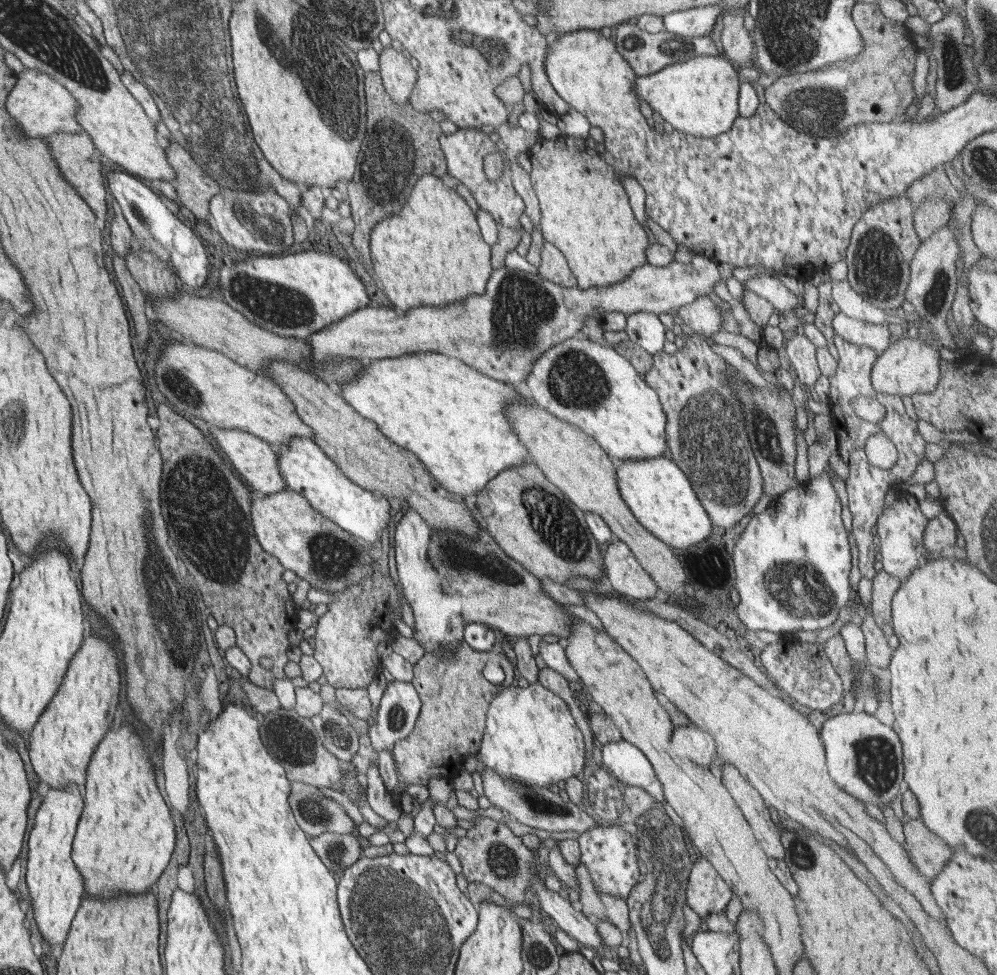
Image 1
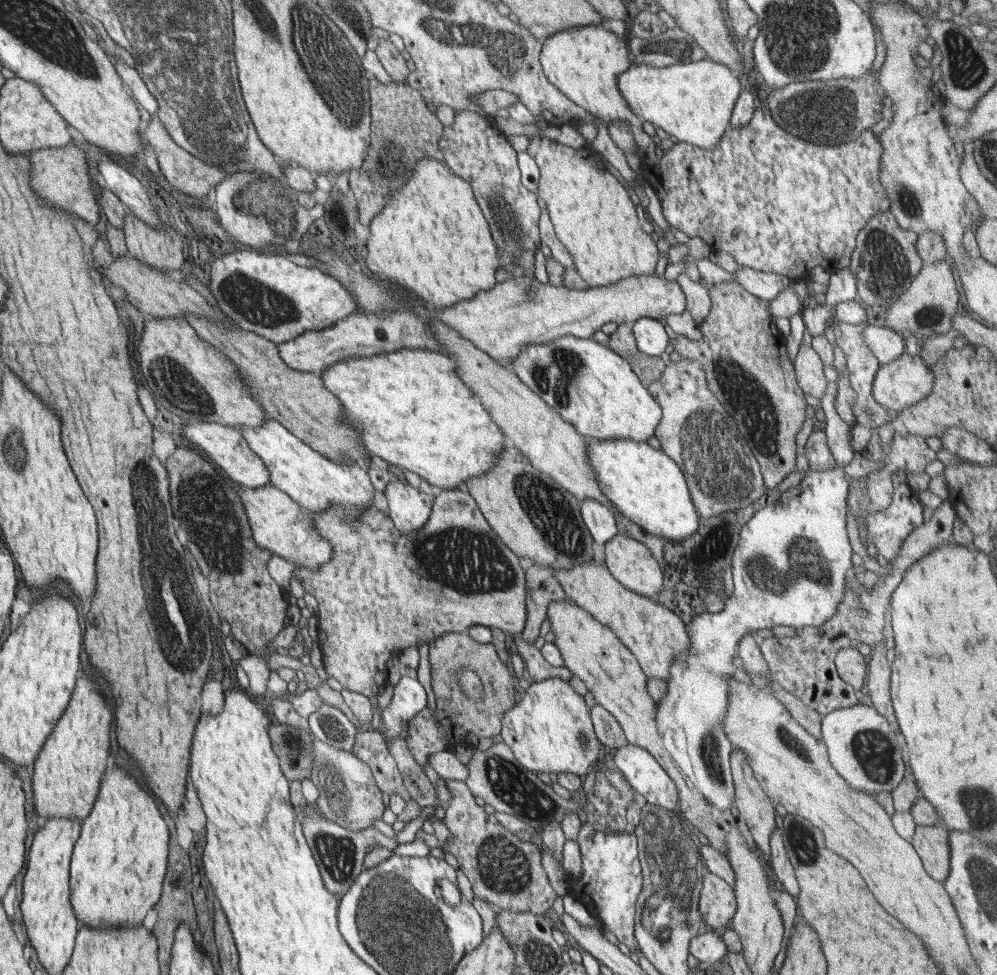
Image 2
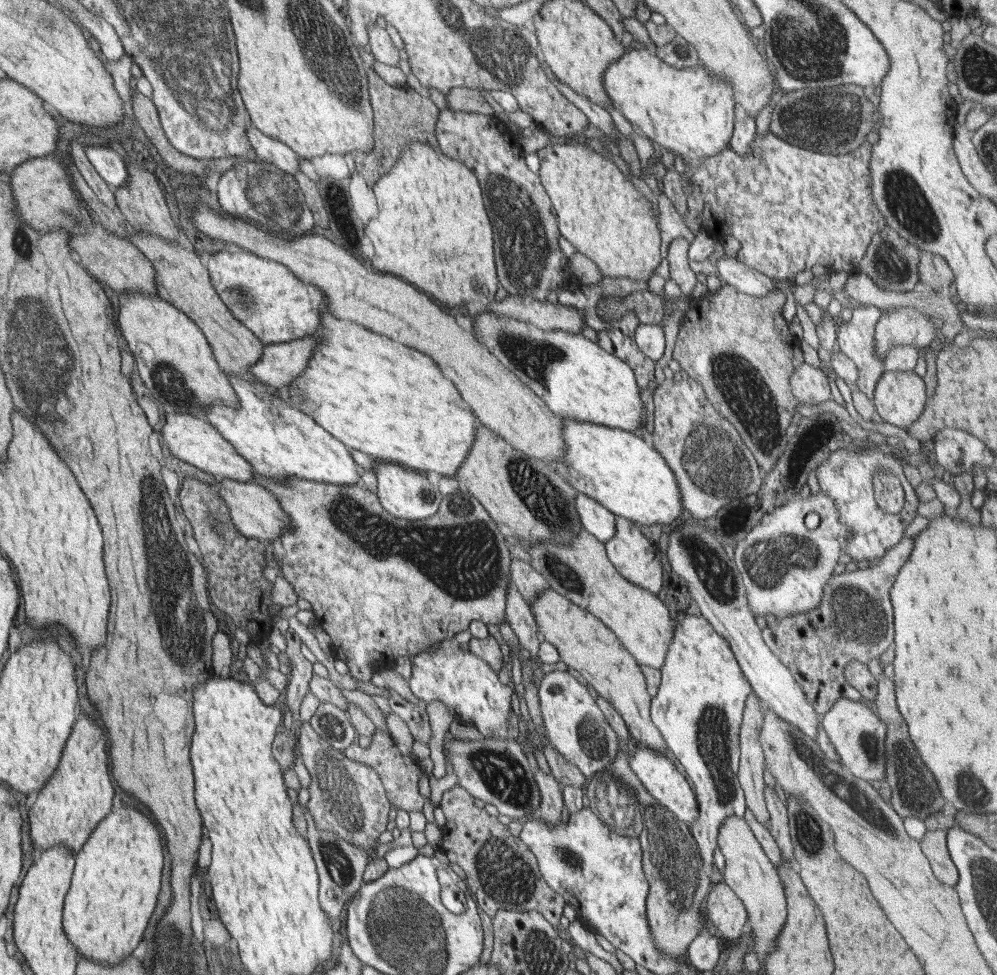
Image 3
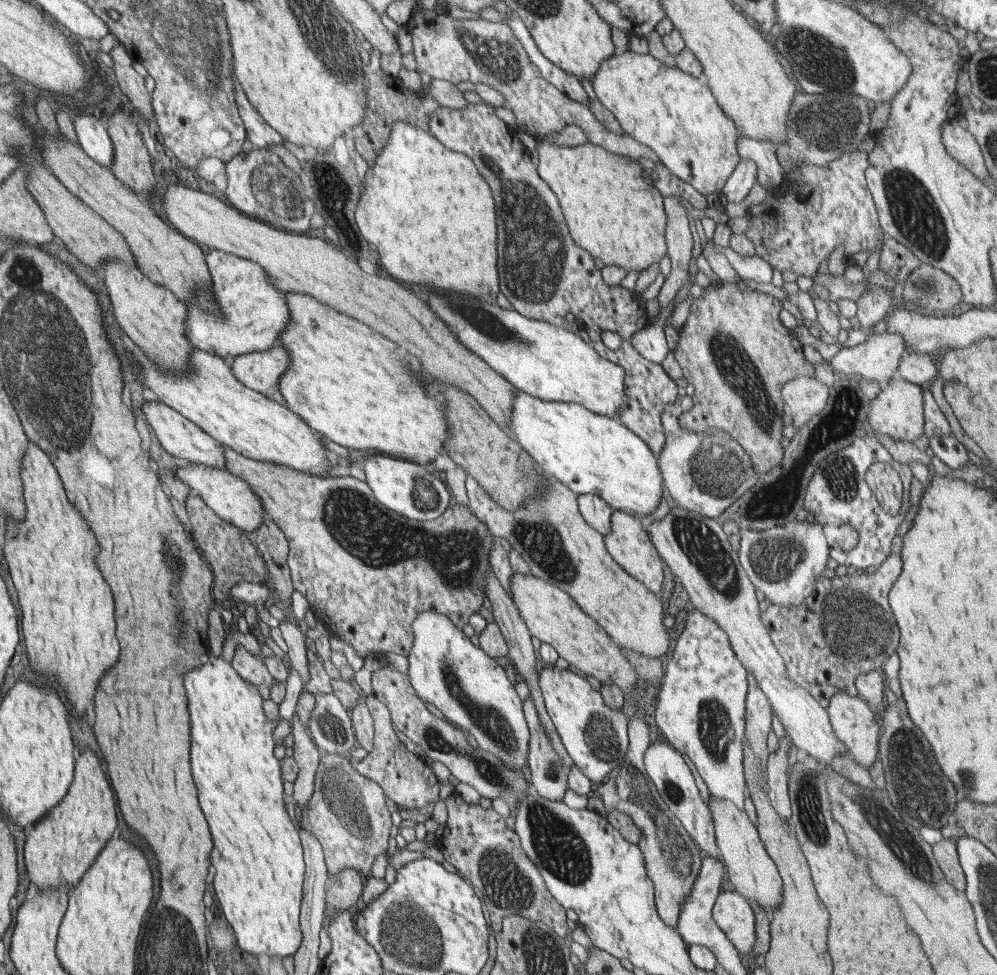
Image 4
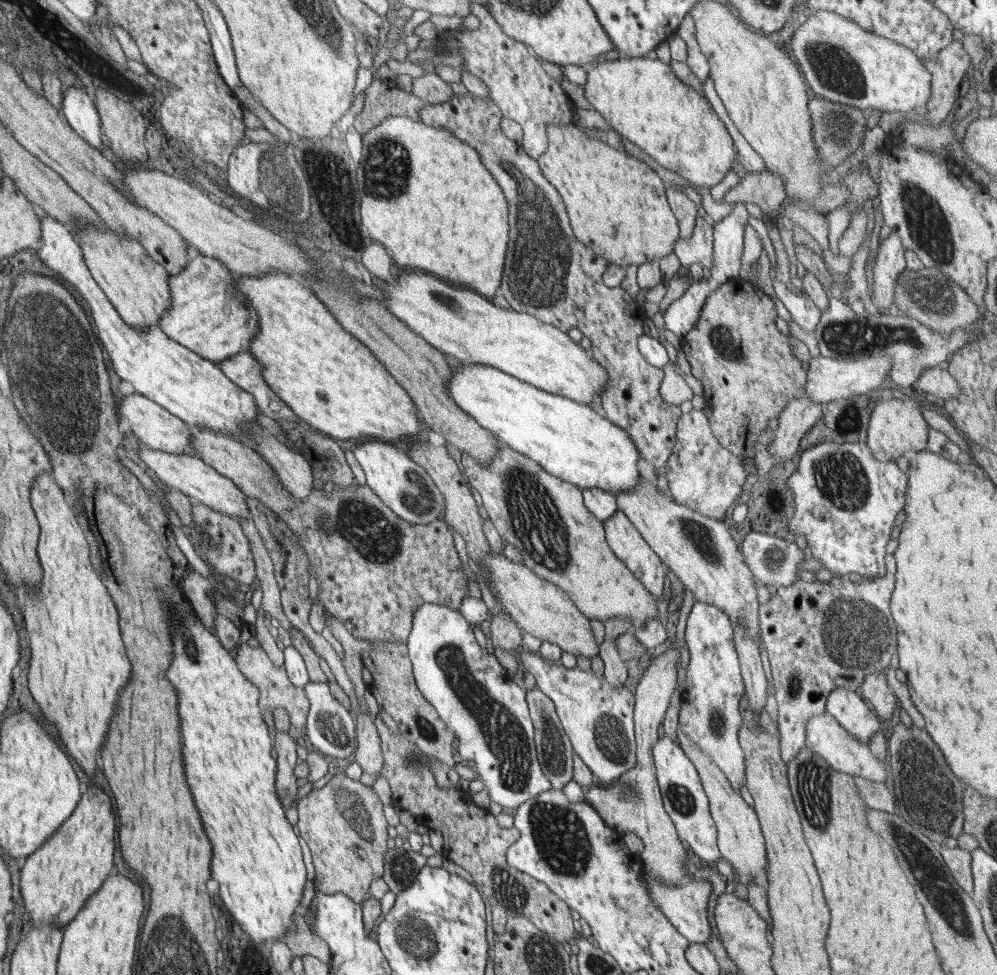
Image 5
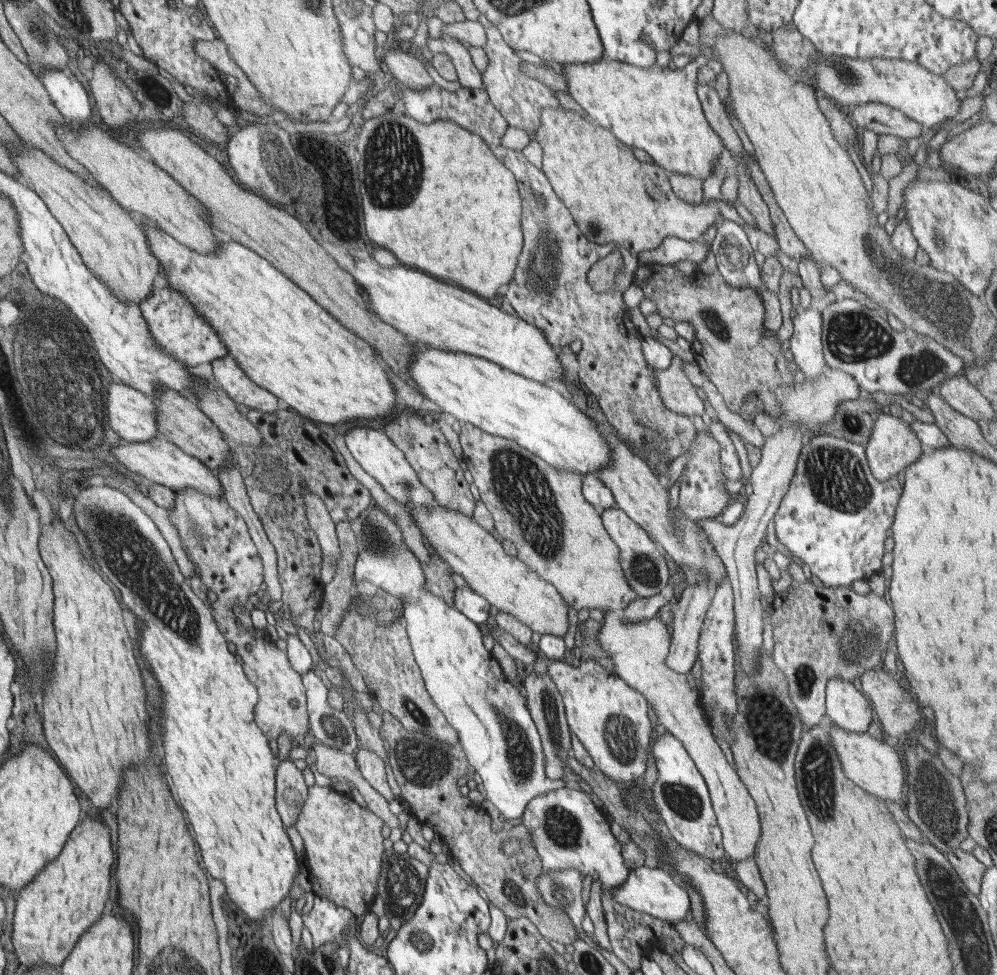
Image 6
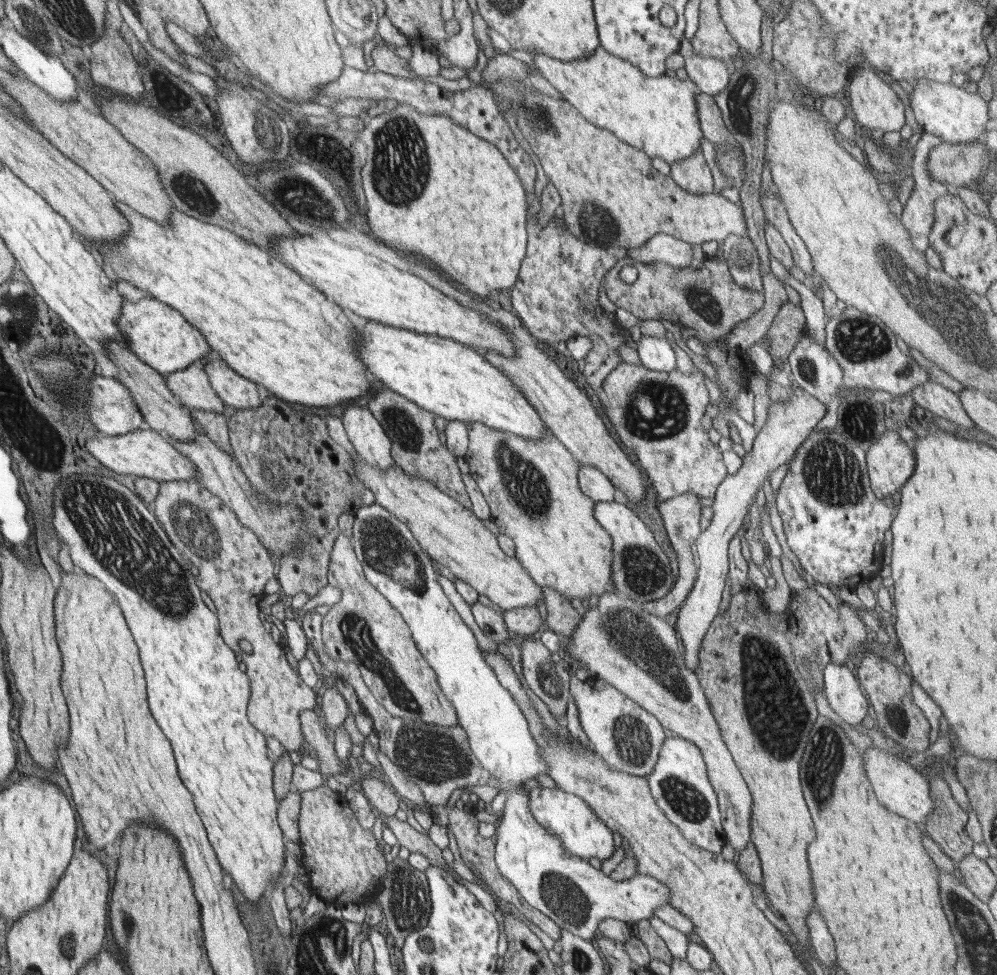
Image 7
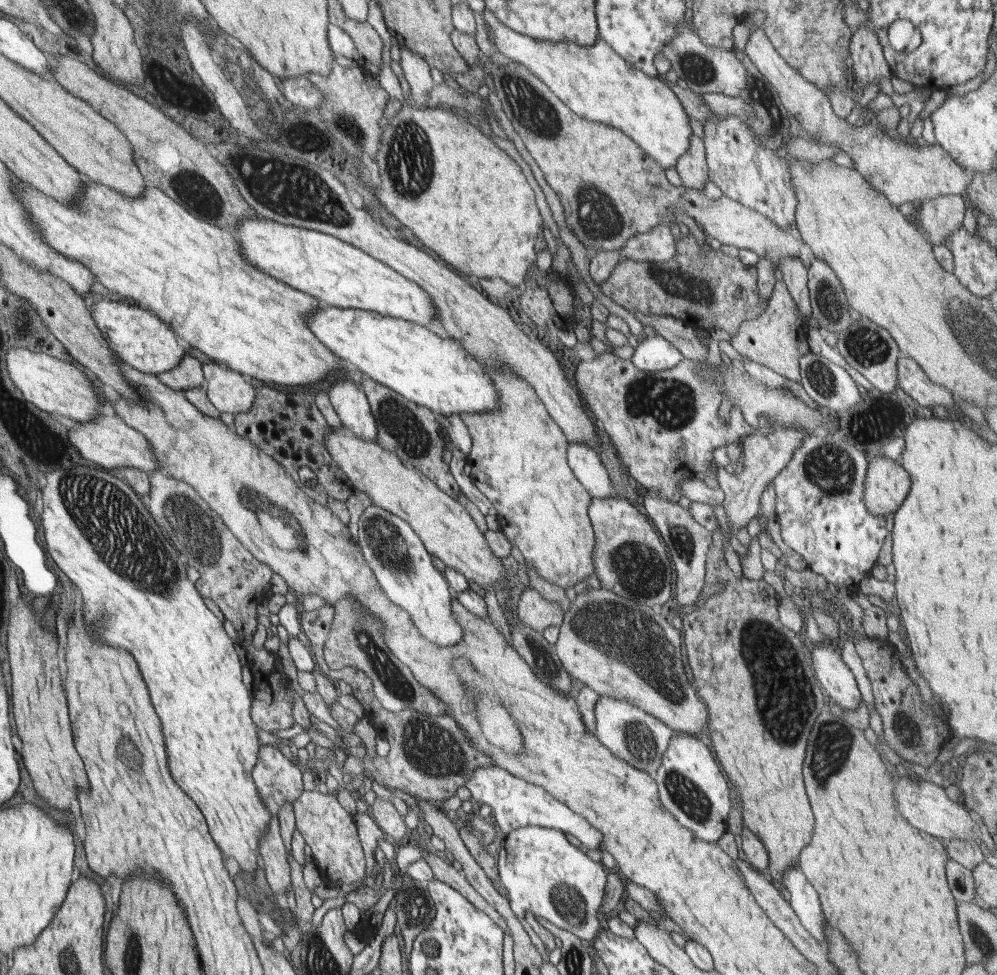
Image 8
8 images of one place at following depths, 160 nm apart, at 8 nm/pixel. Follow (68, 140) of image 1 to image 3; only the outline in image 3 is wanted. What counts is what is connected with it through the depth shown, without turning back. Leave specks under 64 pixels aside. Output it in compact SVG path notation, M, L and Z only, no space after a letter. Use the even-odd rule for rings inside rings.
M51 154L41 158L30 159L18 165L11 173L11 186L14 189L15 202L18 202L20 219L40 234L57 229L71 231L76 225L84 223L84 215L80 215L80 202L74 196L74 190L68 182L68 176L60 162Z

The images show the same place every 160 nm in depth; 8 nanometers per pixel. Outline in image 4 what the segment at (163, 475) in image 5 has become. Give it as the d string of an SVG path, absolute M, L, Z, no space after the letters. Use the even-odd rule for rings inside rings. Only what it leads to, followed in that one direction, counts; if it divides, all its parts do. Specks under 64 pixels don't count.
M192 463L190 466L178 466L175 470L172 470L171 477L177 482L188 484L192 493L200 495L200 498L217 515L220 515L220 518L232 522L238 529L254 534L254 530L258 529L264 522L266 512L262 498L255 494L250 483L232 475L228 470Z

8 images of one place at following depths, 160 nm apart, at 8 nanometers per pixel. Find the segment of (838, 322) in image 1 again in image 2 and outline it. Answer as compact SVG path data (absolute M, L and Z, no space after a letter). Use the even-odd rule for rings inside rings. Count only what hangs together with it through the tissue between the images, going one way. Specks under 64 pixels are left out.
M870 325L863 330L863 339L881 365L896 361L906 351L905 335L884 327Z

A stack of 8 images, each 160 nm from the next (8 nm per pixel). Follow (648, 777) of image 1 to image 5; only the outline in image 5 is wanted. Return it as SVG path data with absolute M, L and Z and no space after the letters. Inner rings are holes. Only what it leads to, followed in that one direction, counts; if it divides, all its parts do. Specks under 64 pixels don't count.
M667 734L657 740L653 746L653 759L656 767L657 781L663 798L663 807L672 819L678 837L686 848L698 859L713 862L721 858L717 845L717 826L709 809L699 772L693 762L686 756L679 744Z

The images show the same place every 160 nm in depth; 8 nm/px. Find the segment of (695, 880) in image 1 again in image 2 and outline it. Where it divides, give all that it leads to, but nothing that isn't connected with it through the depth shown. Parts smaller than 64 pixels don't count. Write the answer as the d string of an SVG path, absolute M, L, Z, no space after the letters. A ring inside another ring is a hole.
M710 871L704 875L699 898L702 922L712 931L722 932L735 917L737 900L733 888Z

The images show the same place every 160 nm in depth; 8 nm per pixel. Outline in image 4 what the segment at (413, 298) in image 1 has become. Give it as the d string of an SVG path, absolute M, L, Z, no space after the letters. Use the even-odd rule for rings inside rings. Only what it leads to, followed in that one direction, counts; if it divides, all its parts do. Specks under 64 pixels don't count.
M396 122L389 137L388 144L376 156L374 166L366 172L366 186L356 207L356 226L361 236L376 246L378 267L383 266L396 280L472 294L478 300L496 304L500 291L498 233L490 185L472 159L446 149L431 131L408 122Z

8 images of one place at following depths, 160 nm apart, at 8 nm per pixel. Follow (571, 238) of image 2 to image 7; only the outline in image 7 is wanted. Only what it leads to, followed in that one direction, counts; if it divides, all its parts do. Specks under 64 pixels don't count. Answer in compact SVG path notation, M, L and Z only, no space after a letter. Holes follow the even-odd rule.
M504 78L493 84L490 83L486 88L494 96L508 98L511 114L516 118L518 129L528 141L532 152L536 154L547 180L552 182L560 192L568 230L582 242L598 248L634 249L642 246L658 233L668 234L691 245L701 245L710 240L724 242L729 234L742 237L748 235L746 218L740 205L728 201L723 195L713 191L700 195L686 191L678 186L671 175L663 175L654 168L644 150L633 148L620 141L613 132L591 124L567 101L556 100L532 90L527 80Z

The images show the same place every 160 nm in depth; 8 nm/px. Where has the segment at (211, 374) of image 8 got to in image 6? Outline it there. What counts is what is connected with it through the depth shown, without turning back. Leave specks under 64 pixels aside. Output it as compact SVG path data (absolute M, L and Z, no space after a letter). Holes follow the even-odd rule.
M232 355L223 356L211 364L218 387L235 403L261 411L275 411L282 407L283 403L276 395L248 378Z

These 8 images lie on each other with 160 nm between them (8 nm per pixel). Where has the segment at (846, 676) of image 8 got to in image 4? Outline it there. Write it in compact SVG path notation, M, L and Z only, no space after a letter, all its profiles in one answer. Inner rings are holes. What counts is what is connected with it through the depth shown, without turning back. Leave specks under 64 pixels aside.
M836 694L827 707L827 713L834 734L848 747L851 758L856 763L867 769L876 761L876 745L879 744L881 735L881 723L879 721L879 711L870 706L859 696L848 696L848 694Z

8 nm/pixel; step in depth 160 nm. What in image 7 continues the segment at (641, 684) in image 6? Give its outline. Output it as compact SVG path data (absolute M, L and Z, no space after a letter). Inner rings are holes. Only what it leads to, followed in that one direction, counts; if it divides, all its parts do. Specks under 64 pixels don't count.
M617 592L602 594L598 604L589 606L582 615L580 624L568 640L566 652L574 660L575 670L606 681L653 714L668 734L685 738L700 748L718 797L725 842L741 851L751 842L753 798L723 741L695 671L685 665L676 636L675 628L665 618L650 614L640 602L629 600Z

